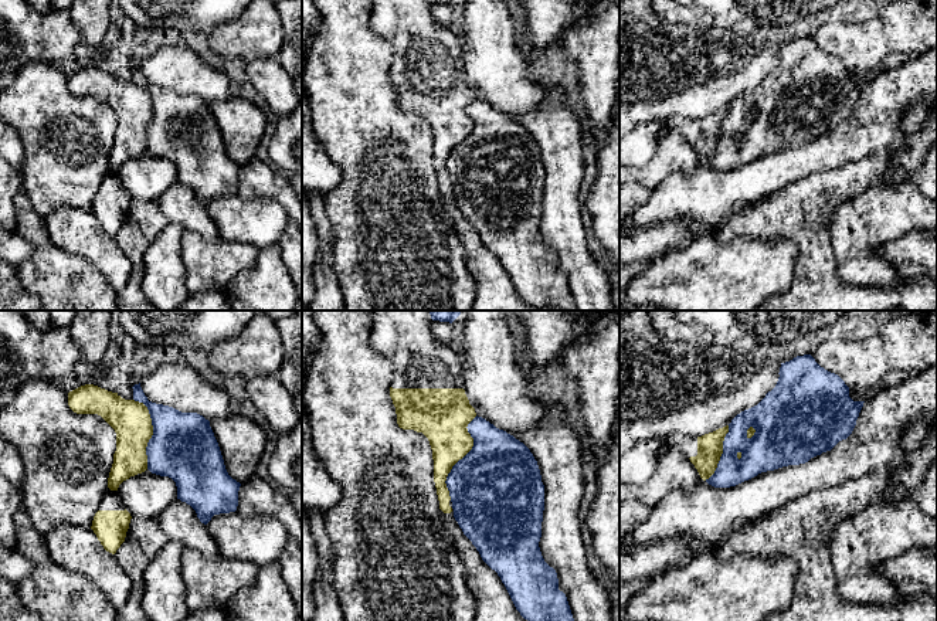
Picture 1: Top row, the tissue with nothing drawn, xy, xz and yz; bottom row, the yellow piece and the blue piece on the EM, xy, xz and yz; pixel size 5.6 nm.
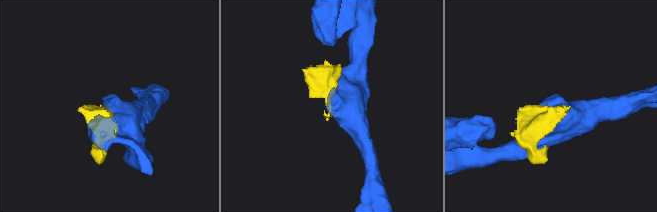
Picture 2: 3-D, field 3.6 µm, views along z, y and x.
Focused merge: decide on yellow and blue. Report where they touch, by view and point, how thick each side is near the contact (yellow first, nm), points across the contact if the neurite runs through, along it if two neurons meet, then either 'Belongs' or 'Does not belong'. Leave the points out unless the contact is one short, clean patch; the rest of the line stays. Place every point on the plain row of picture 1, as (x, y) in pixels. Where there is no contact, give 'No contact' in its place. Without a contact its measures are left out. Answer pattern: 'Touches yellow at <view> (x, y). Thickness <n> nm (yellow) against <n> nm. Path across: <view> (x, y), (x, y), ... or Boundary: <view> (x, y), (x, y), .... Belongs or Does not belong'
Touches yellow at xz (461, 141). Thickness 280 nm (yellow) against 500 nm. Does not belong

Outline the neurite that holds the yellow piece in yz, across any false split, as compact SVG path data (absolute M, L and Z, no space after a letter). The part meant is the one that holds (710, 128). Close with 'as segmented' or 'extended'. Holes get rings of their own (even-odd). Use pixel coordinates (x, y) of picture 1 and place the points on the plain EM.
M729 108L719 111L702 119L685 119L680 116L672 118L669 126L690 142L703 163L709 162L723 136L723 123L729 115Z; extended

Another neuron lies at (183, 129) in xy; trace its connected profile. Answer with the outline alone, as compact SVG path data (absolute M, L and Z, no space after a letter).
M140 65L132 71L133 82L147 89L153 108L147 152L172 160L177 181L190 187L204 207L214 197L235 194L241 166L228 157L210 104L149 84Z

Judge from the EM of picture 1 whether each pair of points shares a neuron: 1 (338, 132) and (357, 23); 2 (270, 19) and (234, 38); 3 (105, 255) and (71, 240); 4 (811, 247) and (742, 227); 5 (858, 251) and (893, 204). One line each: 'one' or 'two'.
1: one
2: one
3: one
4: one
5: one

